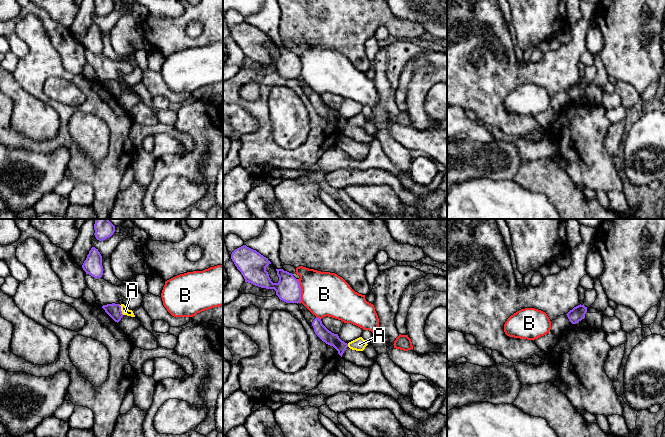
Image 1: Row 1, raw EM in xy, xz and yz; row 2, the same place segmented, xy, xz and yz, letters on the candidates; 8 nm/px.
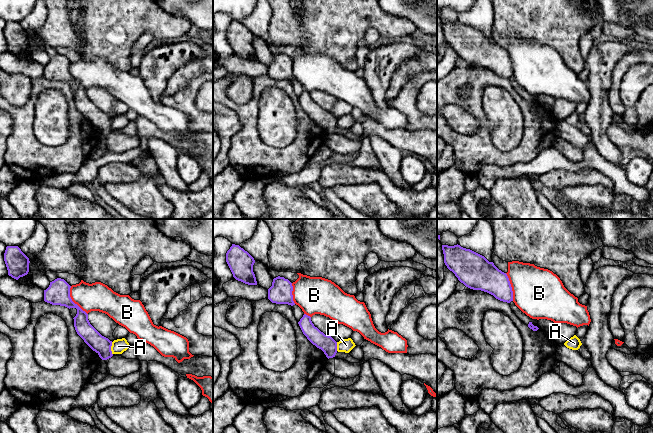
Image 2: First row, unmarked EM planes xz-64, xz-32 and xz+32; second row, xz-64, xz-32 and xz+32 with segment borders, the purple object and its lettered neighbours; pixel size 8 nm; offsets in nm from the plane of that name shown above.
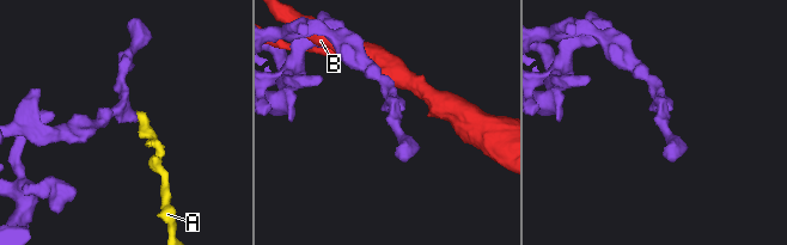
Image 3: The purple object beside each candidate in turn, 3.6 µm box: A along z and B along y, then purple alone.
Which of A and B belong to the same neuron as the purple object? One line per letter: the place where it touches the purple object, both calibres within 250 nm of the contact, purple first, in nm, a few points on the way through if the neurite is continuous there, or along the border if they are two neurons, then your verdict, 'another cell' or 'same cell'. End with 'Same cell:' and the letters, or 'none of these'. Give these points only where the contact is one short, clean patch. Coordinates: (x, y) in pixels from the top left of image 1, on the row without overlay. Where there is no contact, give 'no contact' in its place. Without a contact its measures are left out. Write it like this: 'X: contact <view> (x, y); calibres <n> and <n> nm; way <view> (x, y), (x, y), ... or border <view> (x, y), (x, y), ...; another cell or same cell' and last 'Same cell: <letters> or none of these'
A: contact xy (120, 86); calibres 110 and 60 nm; border xy (119, 81), (123, 90); another cell
B: contact xz (300, 67); calibres 200 and 360 nm; another cell
Same cell: none of these

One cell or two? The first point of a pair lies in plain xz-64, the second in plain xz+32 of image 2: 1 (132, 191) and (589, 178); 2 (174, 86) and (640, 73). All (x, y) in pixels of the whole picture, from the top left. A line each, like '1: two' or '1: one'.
1: two
2: two

